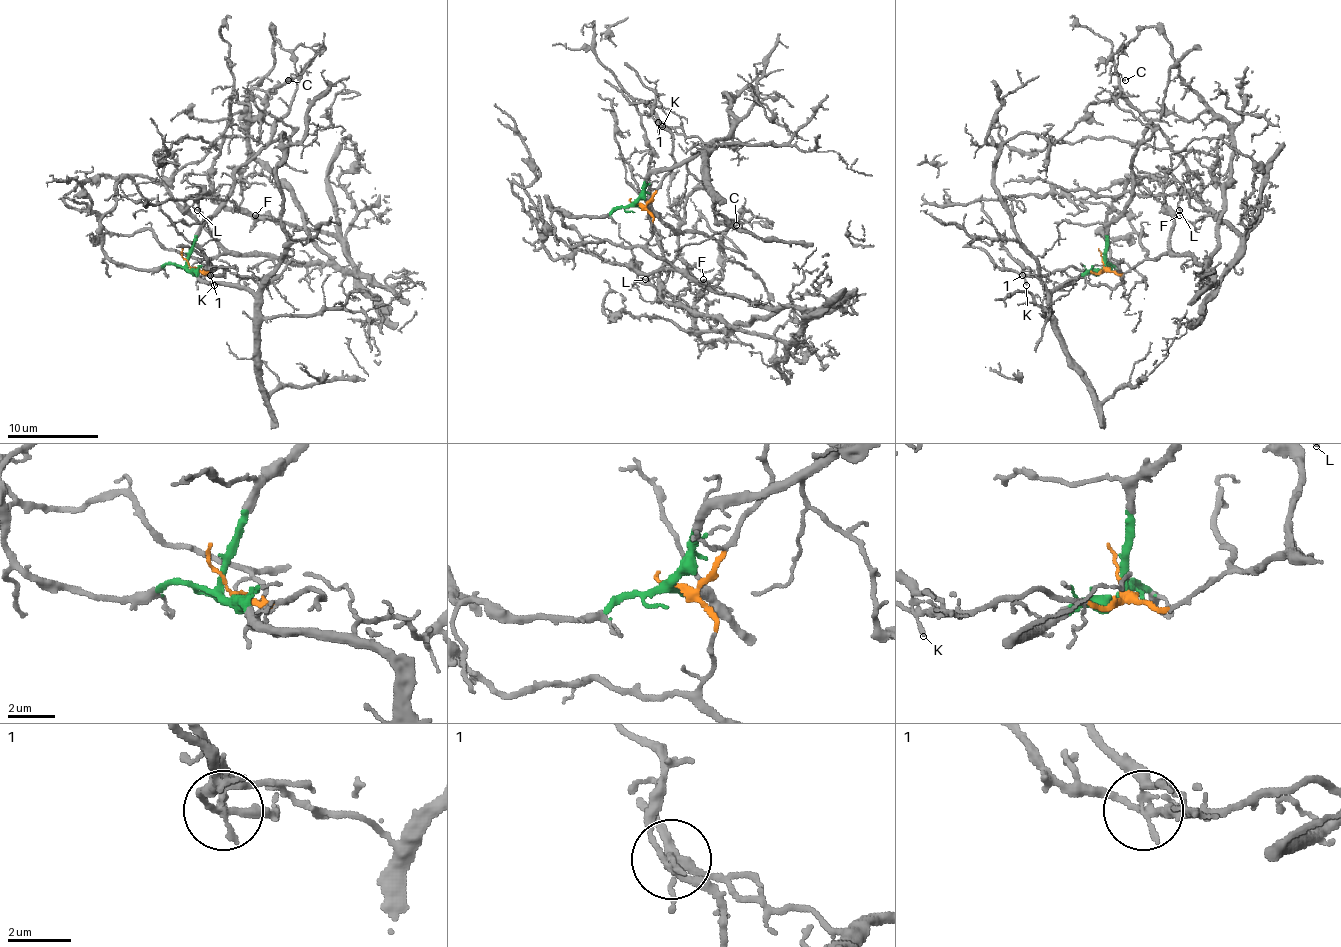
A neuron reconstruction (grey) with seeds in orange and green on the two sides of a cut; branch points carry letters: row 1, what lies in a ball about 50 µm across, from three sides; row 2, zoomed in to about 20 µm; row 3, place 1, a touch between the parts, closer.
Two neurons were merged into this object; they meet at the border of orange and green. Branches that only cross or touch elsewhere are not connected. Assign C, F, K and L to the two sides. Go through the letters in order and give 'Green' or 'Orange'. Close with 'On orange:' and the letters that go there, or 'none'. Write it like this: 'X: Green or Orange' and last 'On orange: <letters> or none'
C: Orange
F: Orange
K: Green
L: Orange
On orange: C, F, L

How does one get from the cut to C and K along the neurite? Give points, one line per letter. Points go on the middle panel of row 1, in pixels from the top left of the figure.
C: (635, 202), (656, 255), (777, 310), (697, 332), (719, 239), (765, 218), (735, 225)
K: (635, 202), (644, 182), (653, 173), (688, 163), (706, 147), (697, 136), (688, 136), (658, 122), (662, 127)

